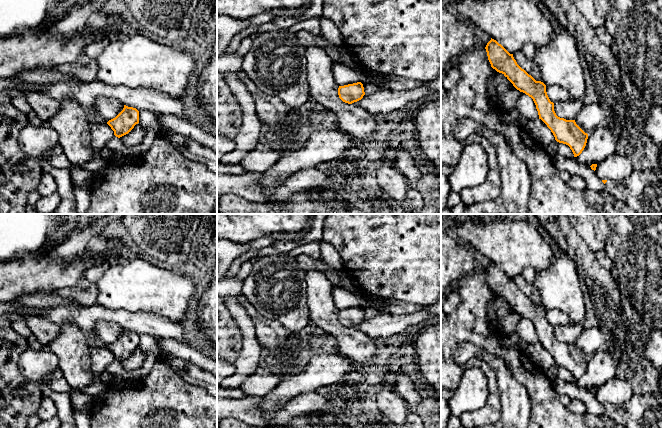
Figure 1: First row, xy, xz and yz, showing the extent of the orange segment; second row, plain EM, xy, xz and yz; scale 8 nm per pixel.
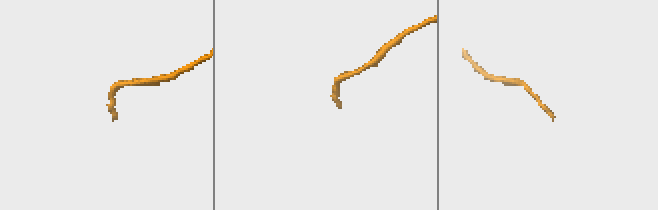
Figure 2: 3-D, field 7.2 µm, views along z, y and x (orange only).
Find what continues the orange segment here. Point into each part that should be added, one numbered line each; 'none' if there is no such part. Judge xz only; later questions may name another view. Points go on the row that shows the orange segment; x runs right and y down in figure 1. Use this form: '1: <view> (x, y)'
none

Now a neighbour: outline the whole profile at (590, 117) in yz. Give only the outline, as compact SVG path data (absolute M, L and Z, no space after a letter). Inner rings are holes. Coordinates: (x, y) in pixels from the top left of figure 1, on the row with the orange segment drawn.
M593 103L584 105L575 117L576 124L587 134L593 132L597 127L605 123L606 112L604 108Z

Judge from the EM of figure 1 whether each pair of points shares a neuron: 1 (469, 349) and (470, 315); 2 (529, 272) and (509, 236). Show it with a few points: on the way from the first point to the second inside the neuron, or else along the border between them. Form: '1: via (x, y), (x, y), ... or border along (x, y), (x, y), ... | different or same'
1: border along (491, 351), (459, 342), (452, 356) | different
2: border along (537, 270), (526, 267), (521, 273) | different

